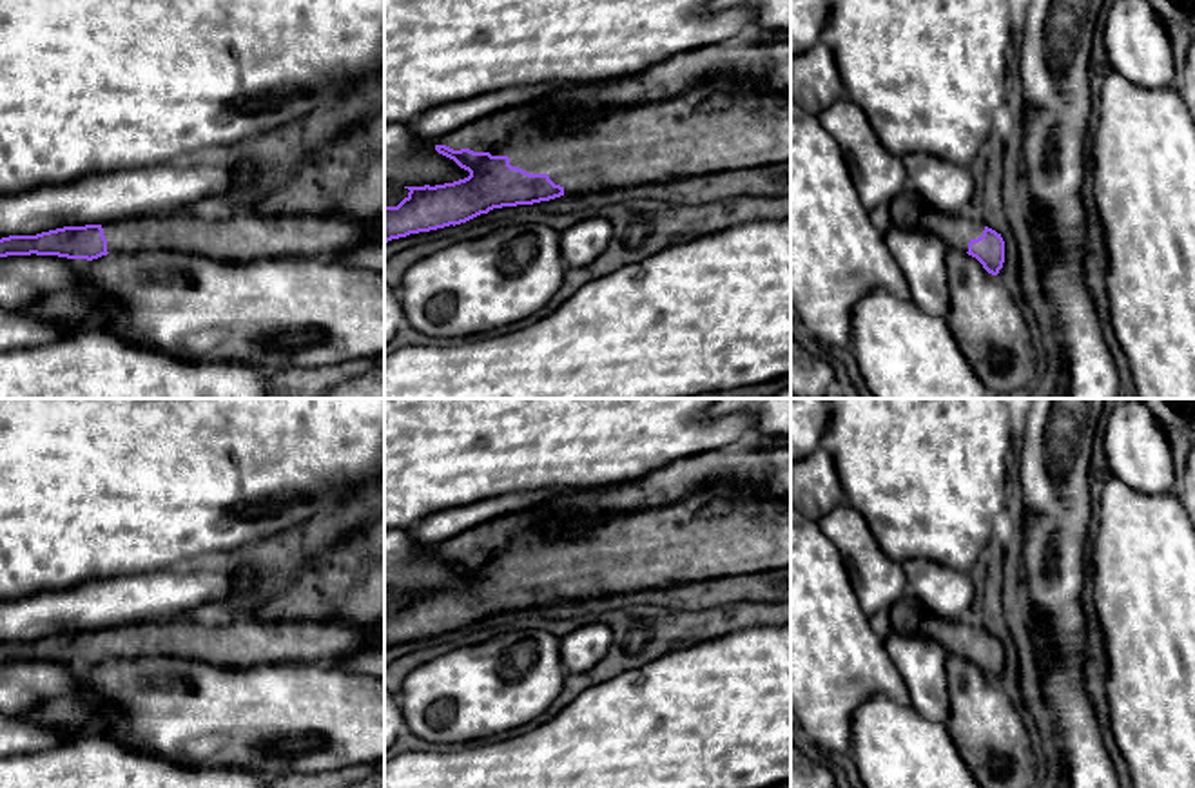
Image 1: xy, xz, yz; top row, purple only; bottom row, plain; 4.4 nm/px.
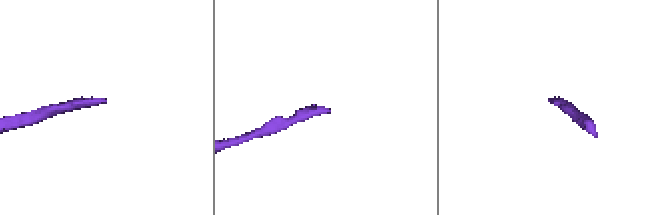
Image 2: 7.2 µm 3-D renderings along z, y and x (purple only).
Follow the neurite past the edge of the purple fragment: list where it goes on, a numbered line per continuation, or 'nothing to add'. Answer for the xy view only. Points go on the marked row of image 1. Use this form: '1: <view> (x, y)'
1: xy (245, 236)

